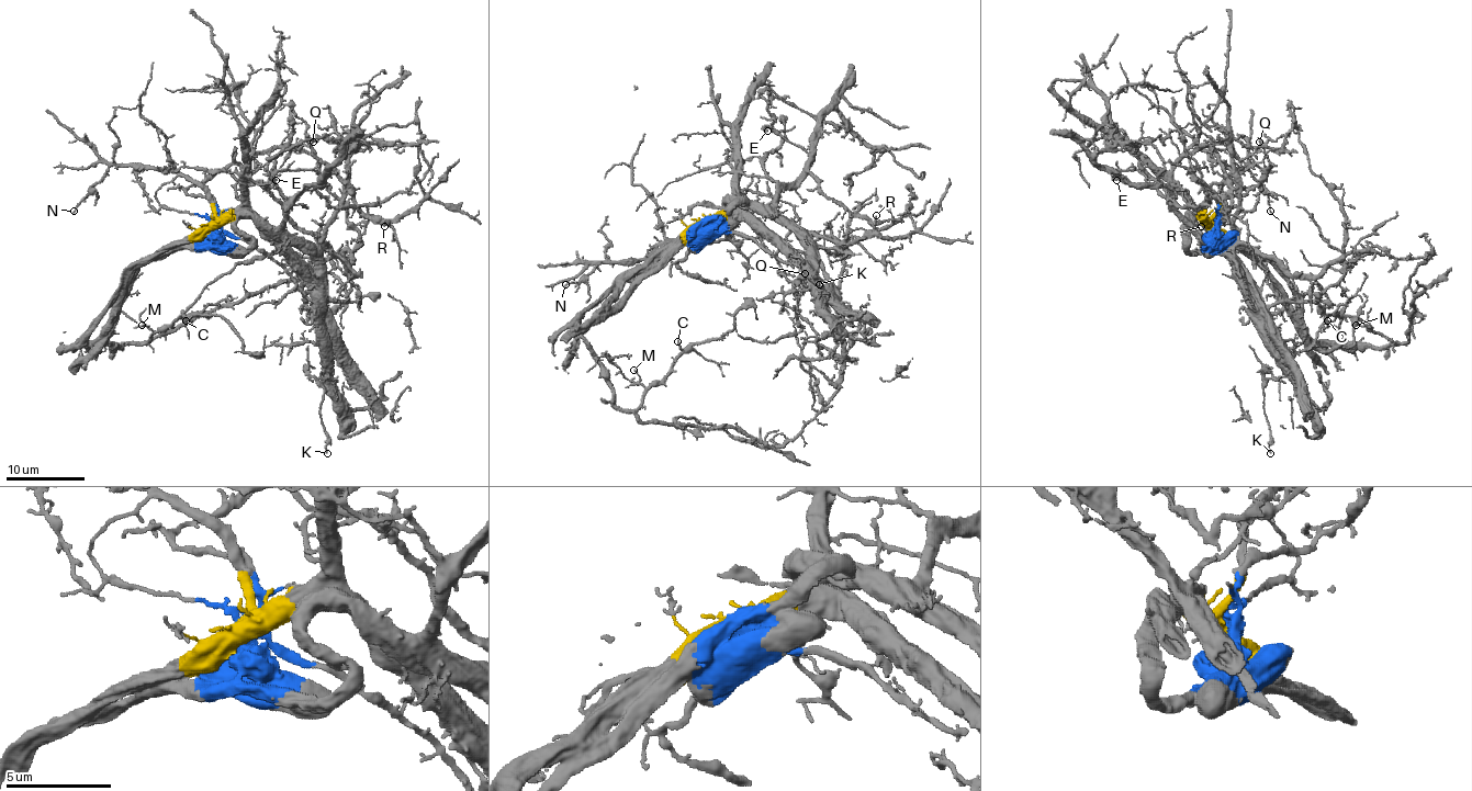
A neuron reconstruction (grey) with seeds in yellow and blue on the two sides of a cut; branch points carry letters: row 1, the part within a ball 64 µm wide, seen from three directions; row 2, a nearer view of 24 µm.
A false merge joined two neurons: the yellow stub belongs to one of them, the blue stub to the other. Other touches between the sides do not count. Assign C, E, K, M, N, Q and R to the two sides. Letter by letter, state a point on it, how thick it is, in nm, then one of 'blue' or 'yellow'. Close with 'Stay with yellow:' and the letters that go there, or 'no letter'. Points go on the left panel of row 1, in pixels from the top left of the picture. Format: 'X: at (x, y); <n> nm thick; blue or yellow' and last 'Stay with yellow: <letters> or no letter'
C: at (186, 320); 140 nm thick; yellow
E: at (276, 180); 240 nm thick; blue
K: at (327, 453); 140 nm thick; blue
M: at (142, 325); 100 nm thick; yellow
N: at (74, 211); 130 nm thick; yellow
Q: at (313, 142); 120 nm thick; blue
R: at (384, 226); 130 nm thick; yellow
Stay with yellow: C, M, N, R

